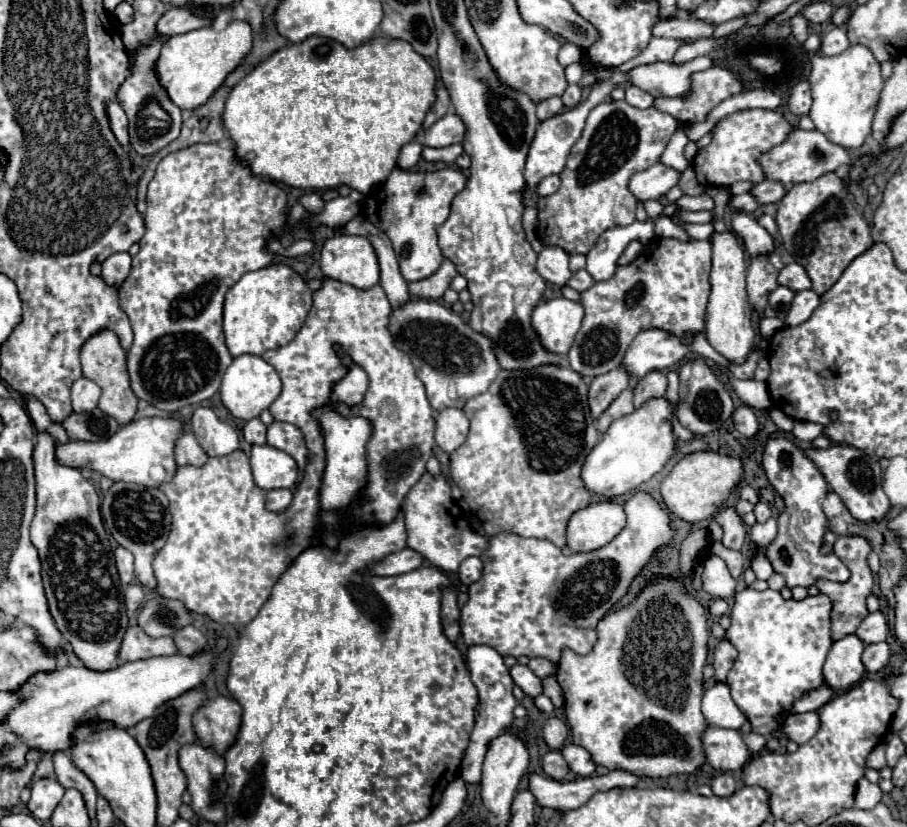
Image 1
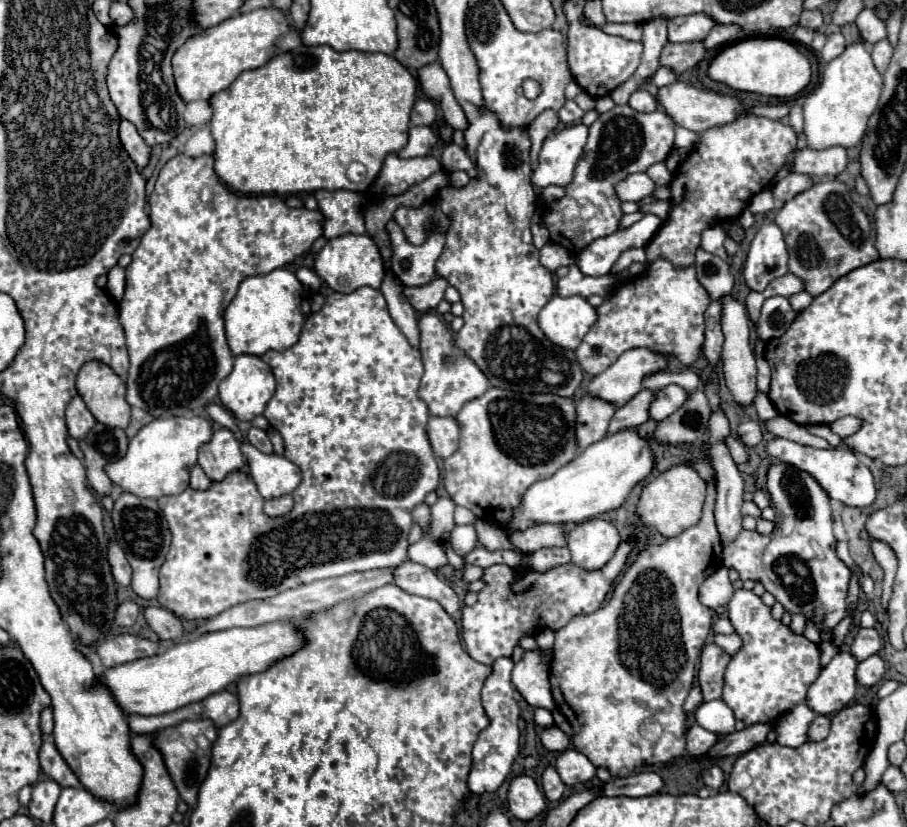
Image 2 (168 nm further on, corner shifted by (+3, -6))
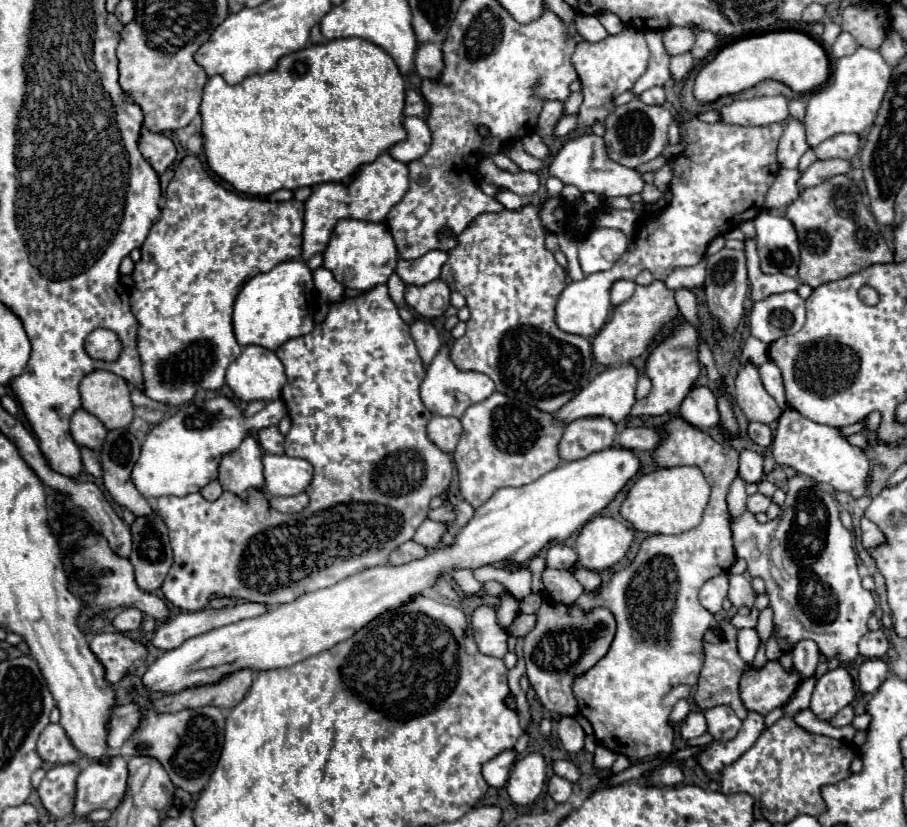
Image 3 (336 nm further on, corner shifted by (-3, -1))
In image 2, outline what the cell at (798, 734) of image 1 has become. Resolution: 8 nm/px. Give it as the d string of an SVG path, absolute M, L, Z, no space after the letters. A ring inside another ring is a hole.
M816 715L816 719L808 727L808 741L822 741L822 739L826 739L828 731L830 731L830 717Z

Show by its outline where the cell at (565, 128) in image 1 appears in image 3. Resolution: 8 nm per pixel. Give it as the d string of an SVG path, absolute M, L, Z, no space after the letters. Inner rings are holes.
M582 134L578 138L568 140L562 150L554 156L550 164L550 176L556 176L564 184L572 184L582 192L594 192L598 196L630 196L630 194L640 194L644 188L642 176L632 170L624 168L618 162L612 162L606 154L606 144L600 136L596 134Z

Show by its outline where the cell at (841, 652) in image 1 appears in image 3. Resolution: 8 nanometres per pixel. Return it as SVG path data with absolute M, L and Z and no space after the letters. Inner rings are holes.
M844 666L826 672L812 692L810 710L818 720L830 722L838 710L854 700L854 680Z

